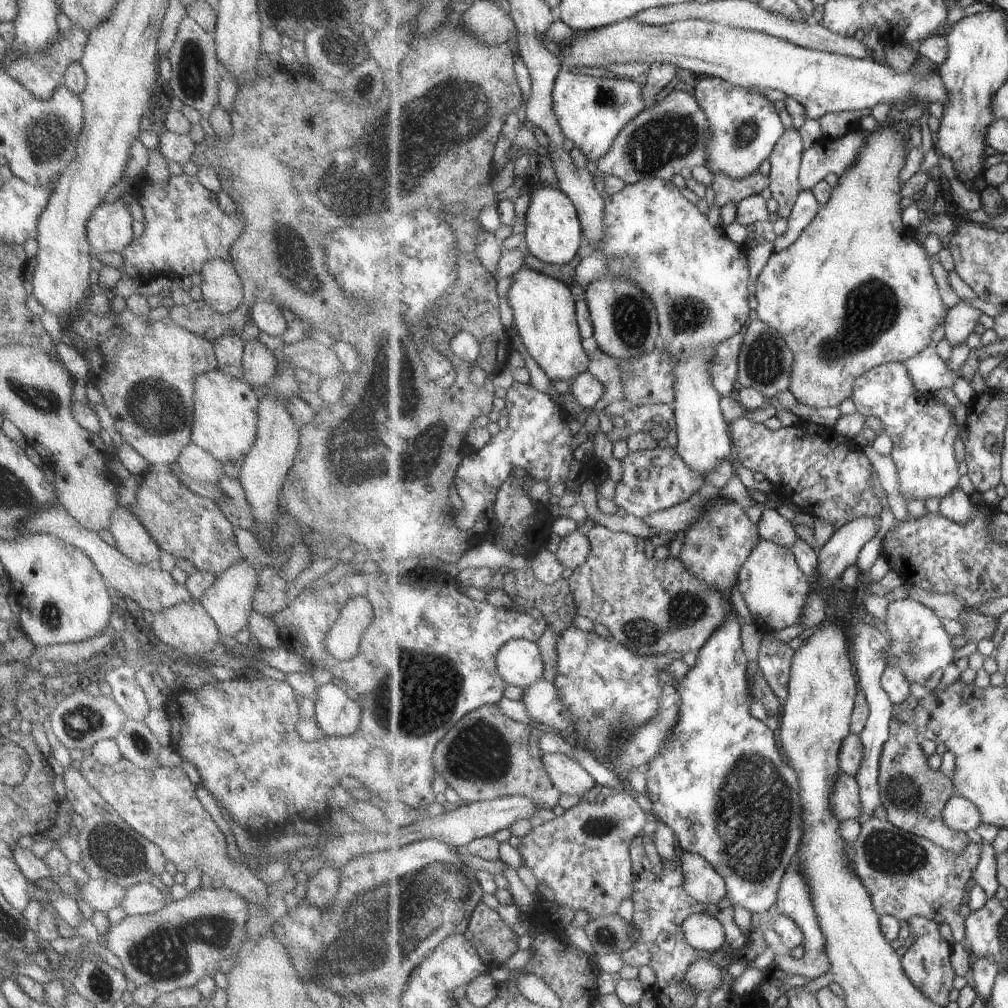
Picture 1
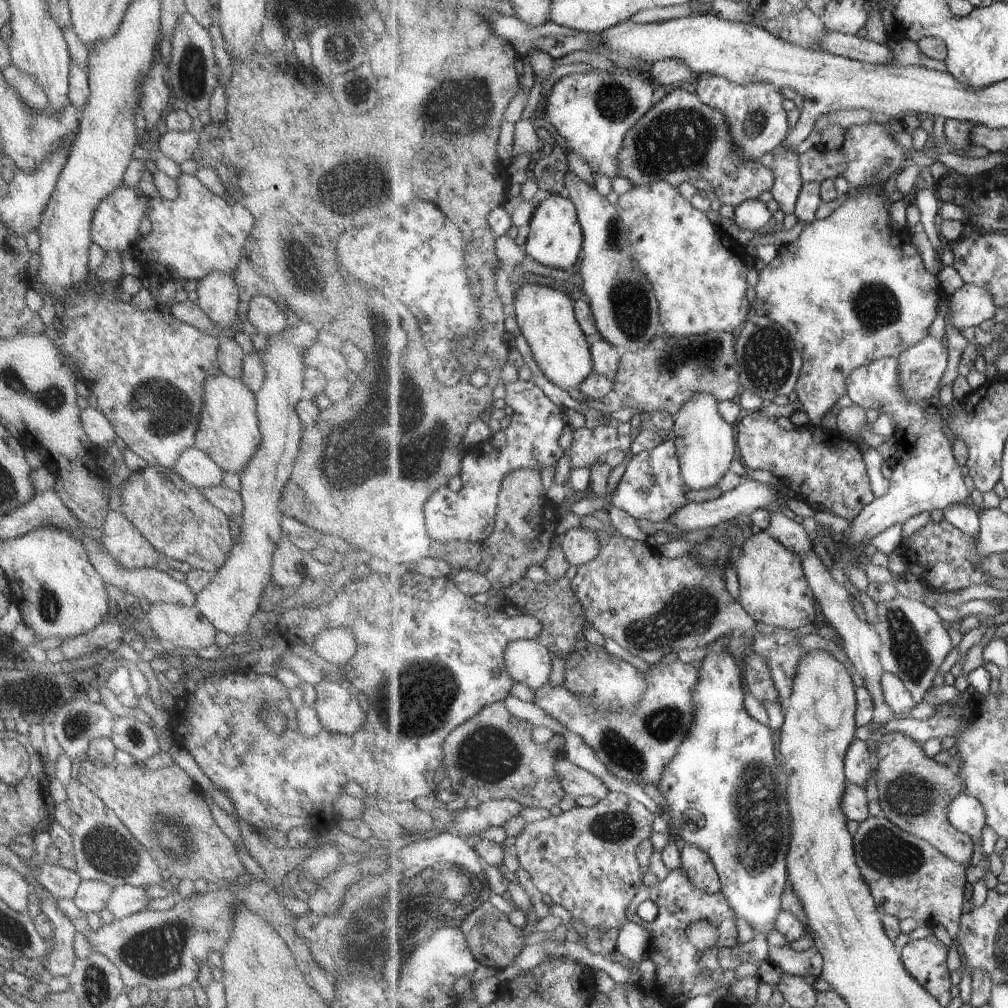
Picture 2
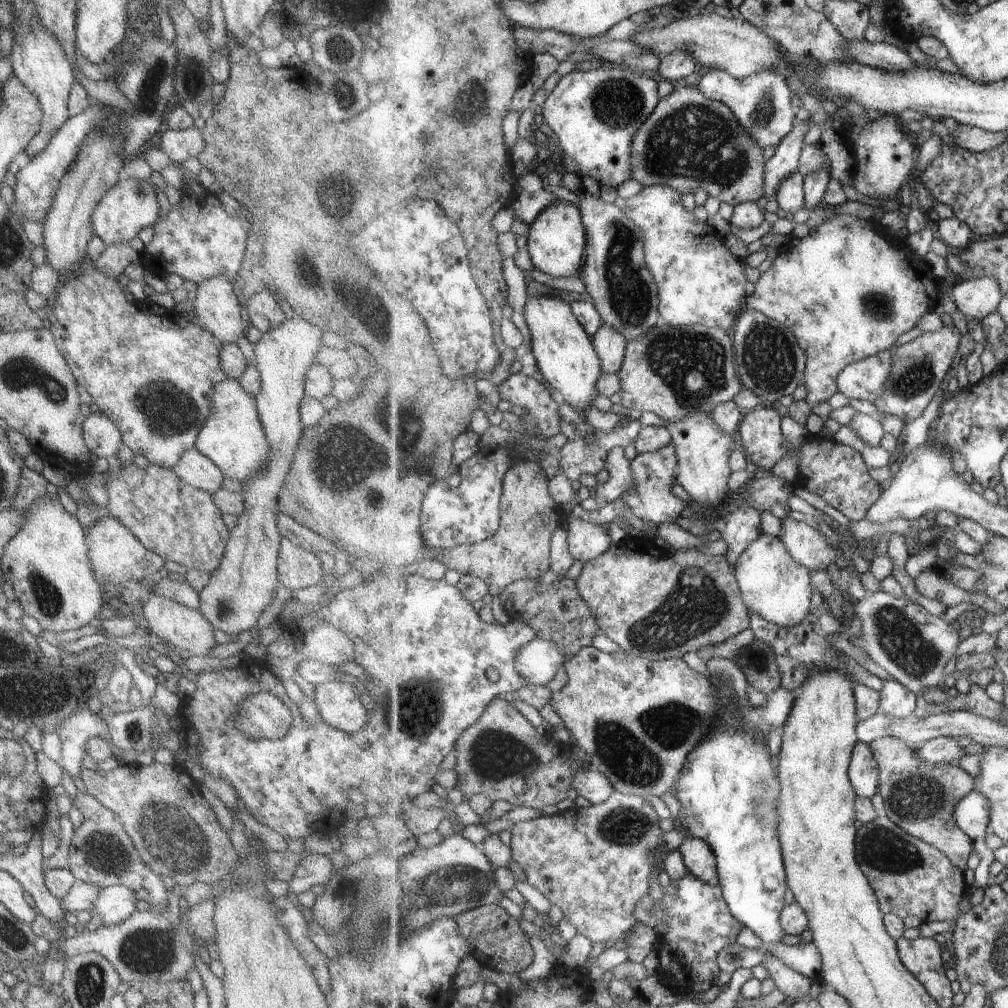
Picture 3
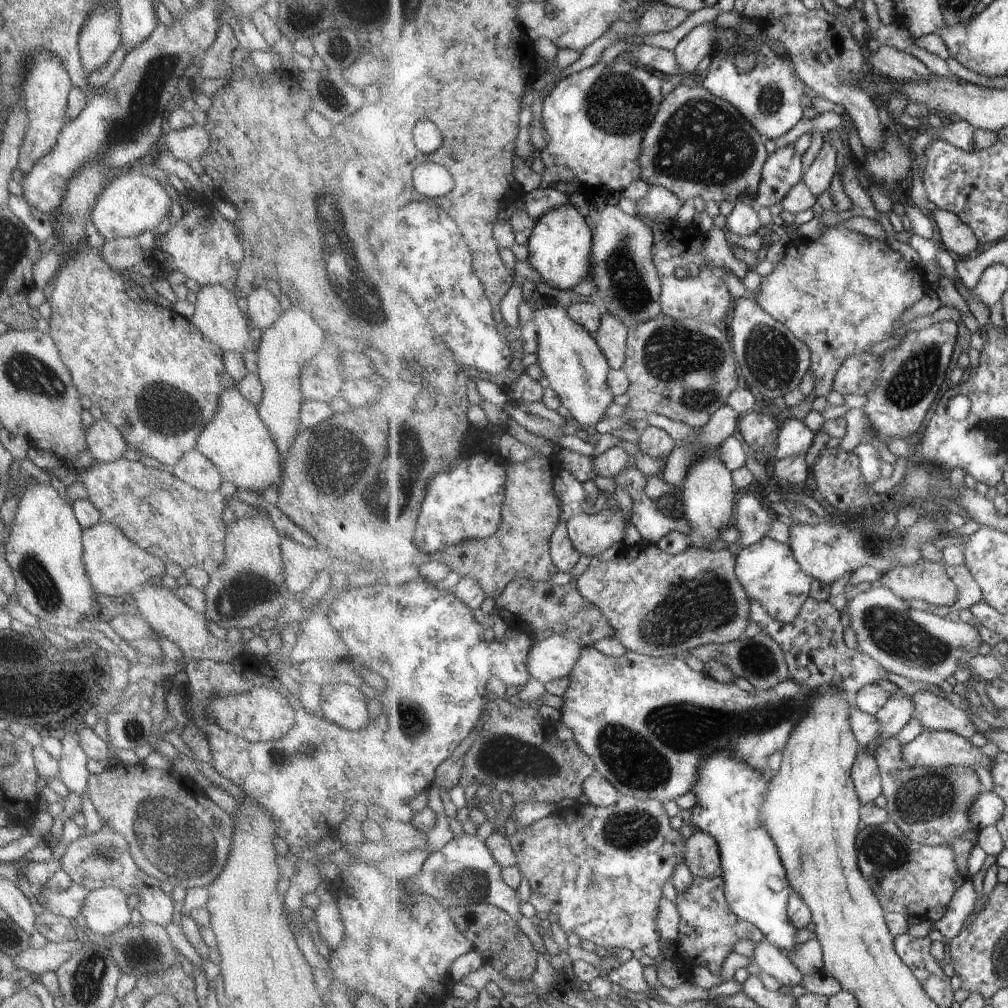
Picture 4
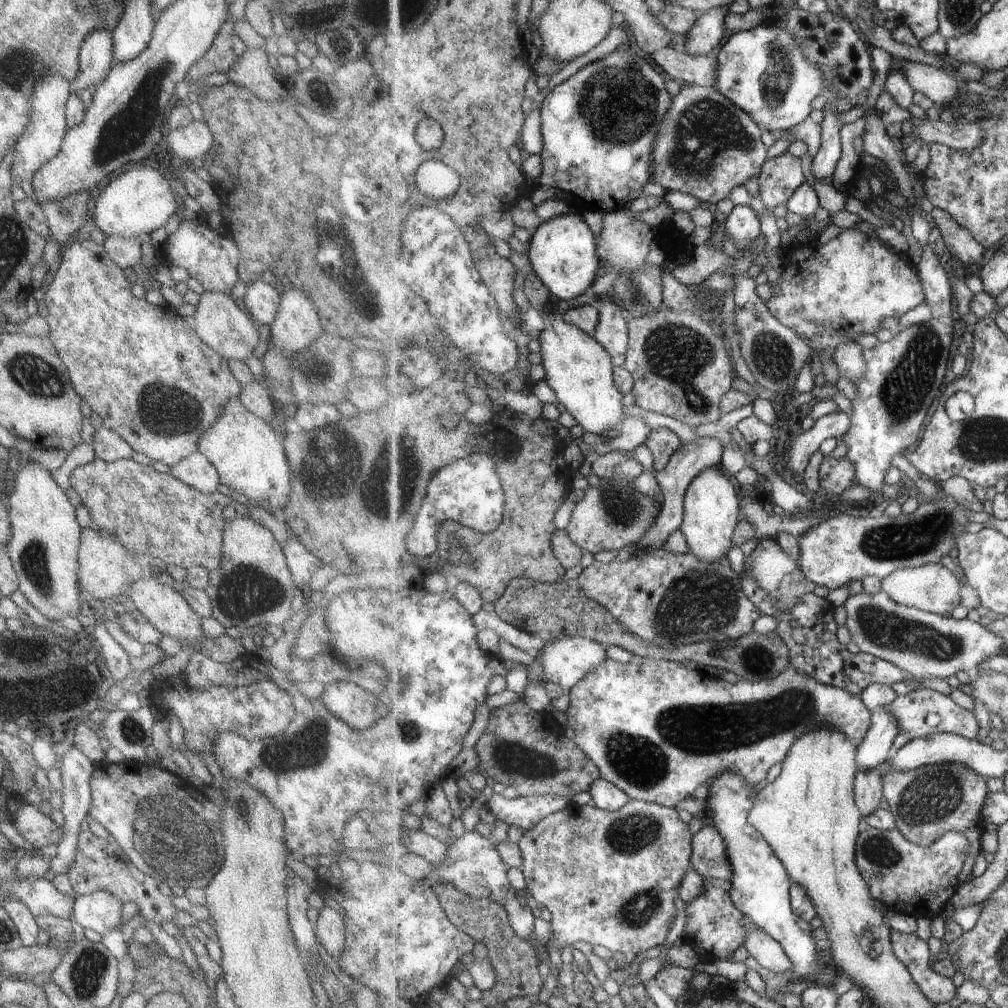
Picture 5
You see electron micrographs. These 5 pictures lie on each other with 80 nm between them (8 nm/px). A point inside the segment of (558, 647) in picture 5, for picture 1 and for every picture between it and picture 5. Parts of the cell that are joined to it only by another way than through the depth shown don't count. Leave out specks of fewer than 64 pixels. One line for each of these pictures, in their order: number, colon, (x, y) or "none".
1: (520, 662)
2: (528, 661)
3: (539, 661)
4: (555, 658)

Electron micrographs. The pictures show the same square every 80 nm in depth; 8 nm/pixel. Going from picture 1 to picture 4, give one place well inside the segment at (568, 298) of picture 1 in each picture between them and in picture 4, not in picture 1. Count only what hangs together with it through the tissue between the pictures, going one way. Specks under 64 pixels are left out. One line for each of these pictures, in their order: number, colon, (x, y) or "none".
2: (545, 315)
3: (565, 355)
4: (577, 369)

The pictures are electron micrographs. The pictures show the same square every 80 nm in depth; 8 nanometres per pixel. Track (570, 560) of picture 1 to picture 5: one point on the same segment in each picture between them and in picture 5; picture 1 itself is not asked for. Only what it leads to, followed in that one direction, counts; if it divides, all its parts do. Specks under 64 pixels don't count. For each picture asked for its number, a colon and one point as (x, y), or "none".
2: (581, 546)
3: (587, 540)
4: (592, 534)
5: (596, 524)

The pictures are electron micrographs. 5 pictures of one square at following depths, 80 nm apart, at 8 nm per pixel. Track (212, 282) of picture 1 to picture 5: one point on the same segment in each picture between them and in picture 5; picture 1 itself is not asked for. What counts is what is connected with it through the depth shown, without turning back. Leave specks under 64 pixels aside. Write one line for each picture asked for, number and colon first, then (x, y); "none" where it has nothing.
2: (217, 296)
3: (216, 310)
4: (216, 317)
5: (229, 331)

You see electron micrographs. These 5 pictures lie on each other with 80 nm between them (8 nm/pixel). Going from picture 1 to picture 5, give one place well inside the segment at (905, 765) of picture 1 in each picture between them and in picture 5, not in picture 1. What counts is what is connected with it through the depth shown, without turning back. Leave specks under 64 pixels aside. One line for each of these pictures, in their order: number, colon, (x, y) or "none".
2: (916, 792)
3: (920, 798)
4: (932, 806)
5: (928, 802)

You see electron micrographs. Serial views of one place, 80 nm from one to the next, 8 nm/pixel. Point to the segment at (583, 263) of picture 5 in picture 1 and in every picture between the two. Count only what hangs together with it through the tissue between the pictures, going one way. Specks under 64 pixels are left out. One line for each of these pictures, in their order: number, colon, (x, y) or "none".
1: (554, 233)
2: (556, 237)
3: (557, 242)
4: (561, 249)

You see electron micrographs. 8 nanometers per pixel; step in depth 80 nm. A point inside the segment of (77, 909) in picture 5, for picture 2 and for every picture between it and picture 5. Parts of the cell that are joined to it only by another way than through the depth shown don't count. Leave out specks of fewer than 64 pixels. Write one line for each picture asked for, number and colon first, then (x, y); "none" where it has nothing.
2: (125, 900)
3: (113, 904)
4: (104, 910)

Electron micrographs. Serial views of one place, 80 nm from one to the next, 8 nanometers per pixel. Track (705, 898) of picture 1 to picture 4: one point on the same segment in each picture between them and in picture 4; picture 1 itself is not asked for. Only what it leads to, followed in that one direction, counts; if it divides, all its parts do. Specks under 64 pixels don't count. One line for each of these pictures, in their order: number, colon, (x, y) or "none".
2: (697, 863)
3: (699, 858)
4: (703, 857)

